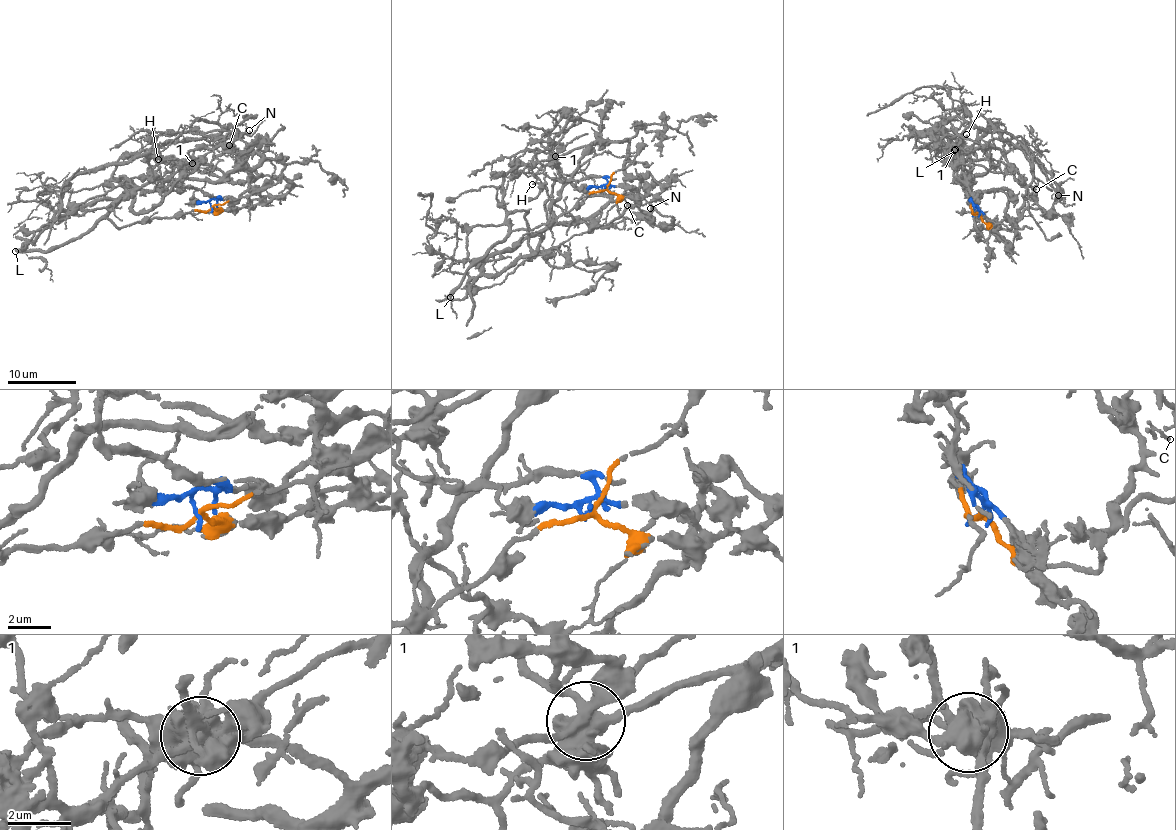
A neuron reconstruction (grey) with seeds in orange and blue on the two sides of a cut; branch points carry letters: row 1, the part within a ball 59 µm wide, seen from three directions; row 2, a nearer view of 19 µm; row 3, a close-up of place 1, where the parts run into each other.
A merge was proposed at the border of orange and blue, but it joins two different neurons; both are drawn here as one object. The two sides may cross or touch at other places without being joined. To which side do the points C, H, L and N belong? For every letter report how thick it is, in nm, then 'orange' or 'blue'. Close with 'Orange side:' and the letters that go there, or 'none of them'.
C: calibre 110 nm; blue
H: calibre 150 nm; blue
L: calibre 480 nm; orange
N: calibre 160 nm; orange
Orange side: L, N

